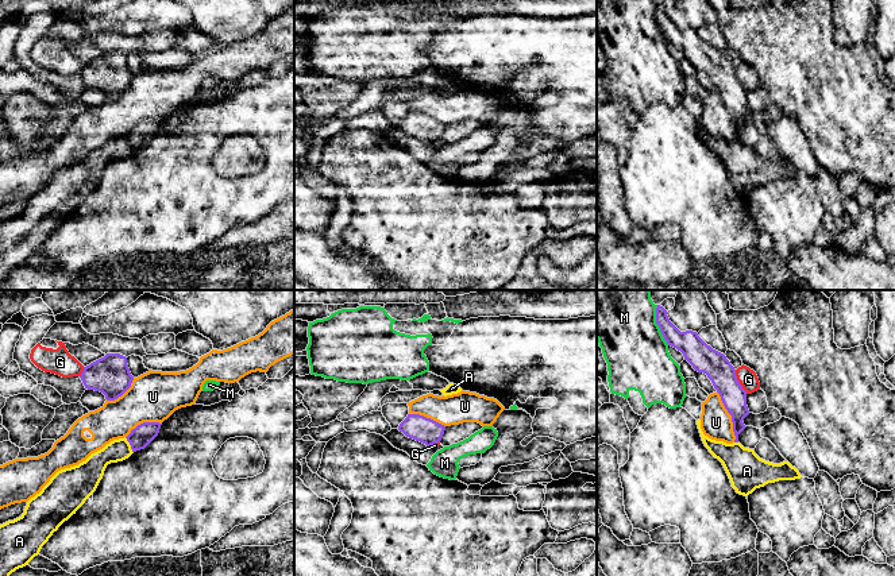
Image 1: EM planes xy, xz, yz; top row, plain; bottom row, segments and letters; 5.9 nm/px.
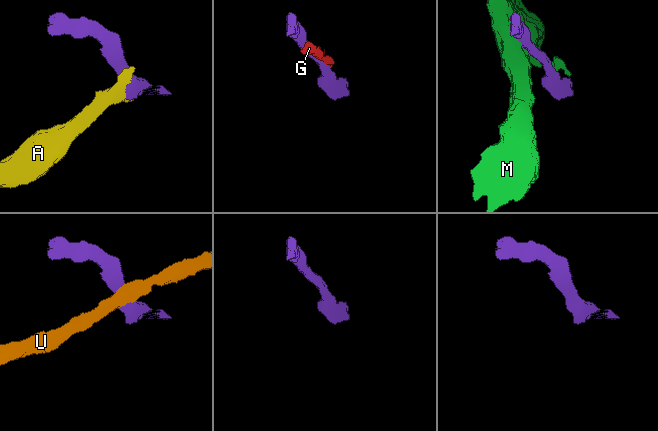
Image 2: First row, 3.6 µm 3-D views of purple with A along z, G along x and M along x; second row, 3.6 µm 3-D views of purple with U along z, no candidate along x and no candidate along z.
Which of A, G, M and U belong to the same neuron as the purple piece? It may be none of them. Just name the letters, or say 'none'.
none

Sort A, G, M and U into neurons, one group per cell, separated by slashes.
A / G / M / U

